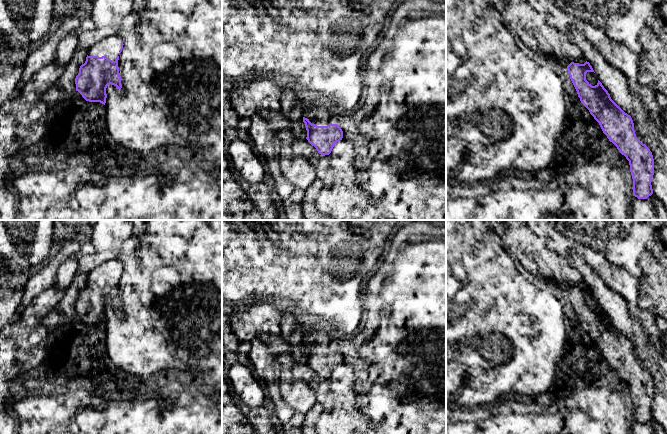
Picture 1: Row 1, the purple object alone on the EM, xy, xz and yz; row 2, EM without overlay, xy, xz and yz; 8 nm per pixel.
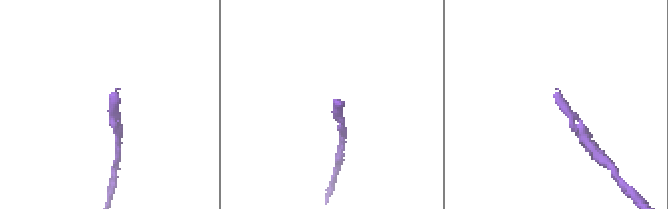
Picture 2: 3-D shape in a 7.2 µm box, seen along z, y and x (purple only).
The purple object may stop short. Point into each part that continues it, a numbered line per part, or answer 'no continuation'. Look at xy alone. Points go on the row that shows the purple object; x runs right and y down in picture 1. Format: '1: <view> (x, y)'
1: xy (110, 47)

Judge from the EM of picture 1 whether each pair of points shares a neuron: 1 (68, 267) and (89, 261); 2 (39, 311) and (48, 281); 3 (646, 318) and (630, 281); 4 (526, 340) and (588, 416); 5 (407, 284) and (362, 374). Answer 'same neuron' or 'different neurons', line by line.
1: different neurons
2: different neurons
3: same neuron
4: different neurons
5: same neuron

